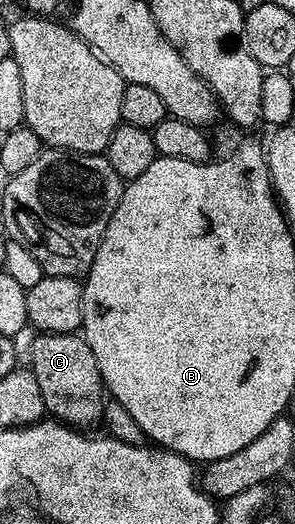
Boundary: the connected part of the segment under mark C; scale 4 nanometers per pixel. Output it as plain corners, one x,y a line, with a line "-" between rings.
39,333
37,337
30,350
28,366
36,376
36,384
40,384
46,414
68,426
90,428
94,421
101,419
104,409
104,387
92,348
88,348
86,339
77,333

